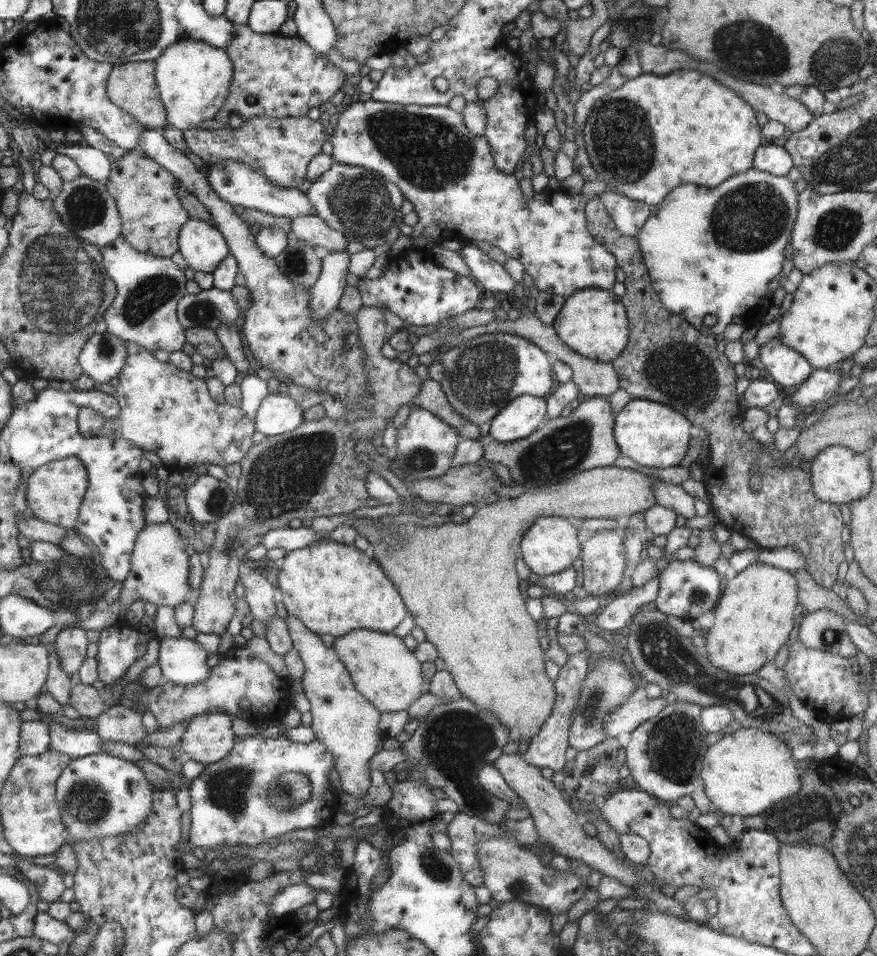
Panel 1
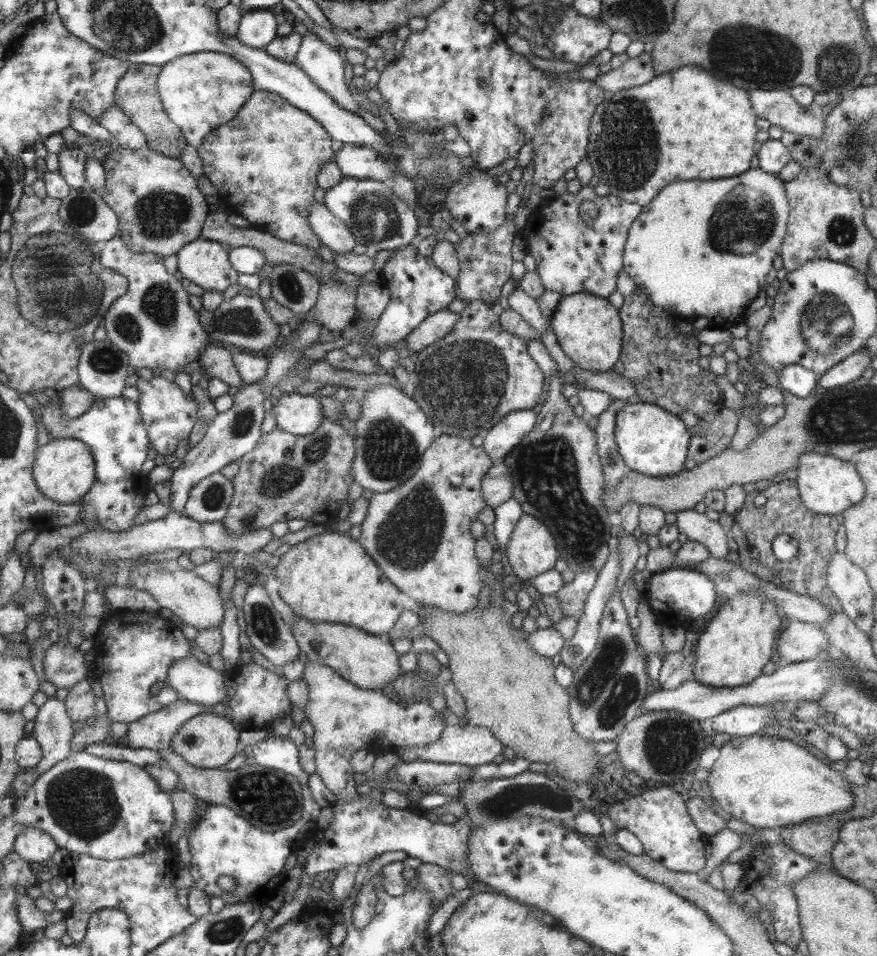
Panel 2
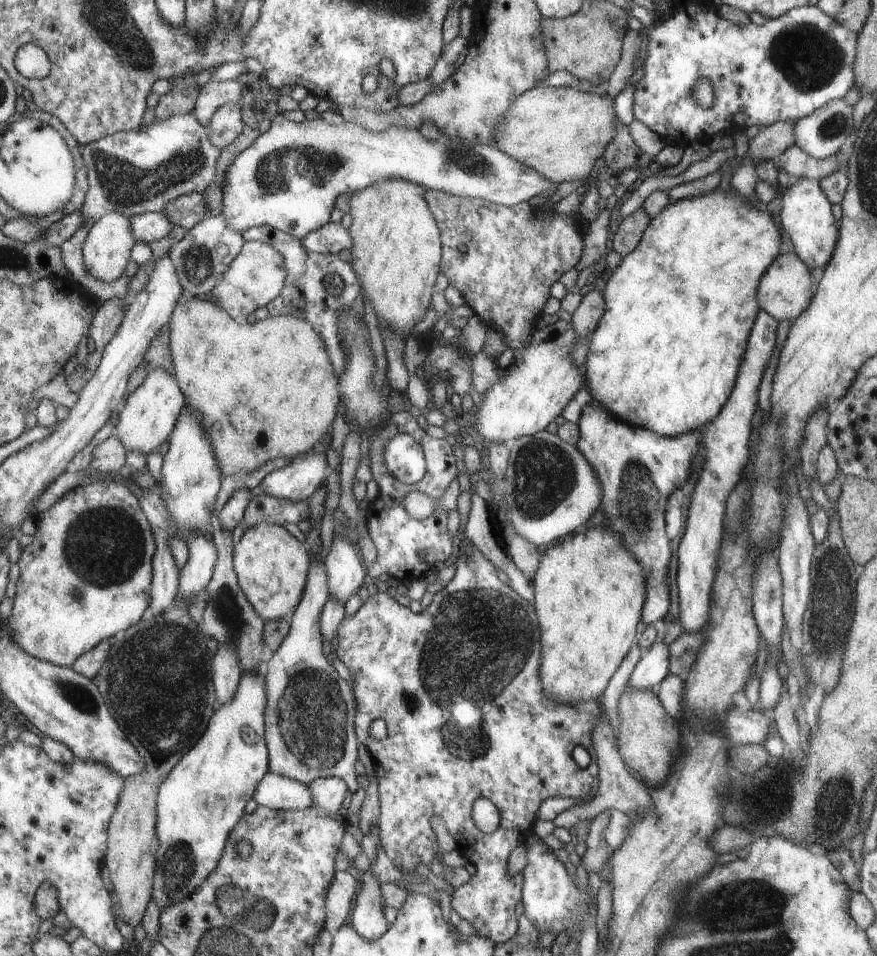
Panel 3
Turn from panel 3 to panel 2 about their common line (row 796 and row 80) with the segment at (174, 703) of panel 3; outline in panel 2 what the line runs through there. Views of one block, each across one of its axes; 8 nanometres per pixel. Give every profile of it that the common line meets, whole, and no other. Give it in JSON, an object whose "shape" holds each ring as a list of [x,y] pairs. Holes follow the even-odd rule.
{"shape":[[[130,63],[118,84],[116,103],[122,112],[148,139],[148,148],[169,158],[177,159],[187,144],[180,127],[173,123],[160,102],[160,94],[156,89],[156,80],[161,66]]]}

